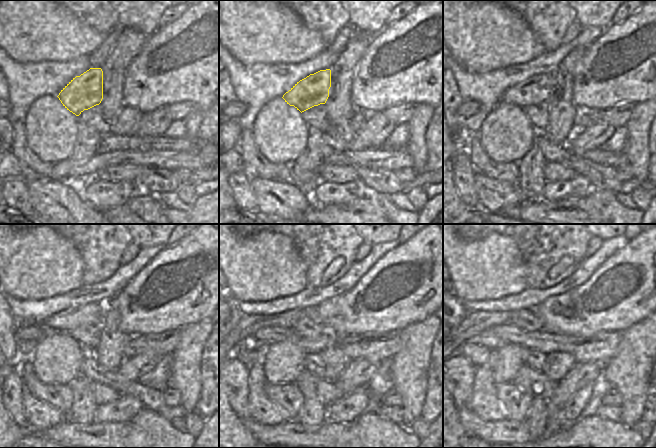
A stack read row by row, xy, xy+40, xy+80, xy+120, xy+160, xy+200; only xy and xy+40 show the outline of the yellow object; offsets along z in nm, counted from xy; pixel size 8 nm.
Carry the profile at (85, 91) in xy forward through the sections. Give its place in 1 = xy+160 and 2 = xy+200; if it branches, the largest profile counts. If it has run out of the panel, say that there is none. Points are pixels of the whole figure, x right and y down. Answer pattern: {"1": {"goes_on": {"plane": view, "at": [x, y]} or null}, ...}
{"1": {"goes_on": {"plane": "xy+160", "at": [288, 319]}}, "2": {"goes_on": {"plane": "xy+200", "at": [509, 314]}}}

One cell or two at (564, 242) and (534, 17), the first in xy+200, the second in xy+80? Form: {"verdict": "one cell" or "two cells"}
{"verdict": "one cell"}

